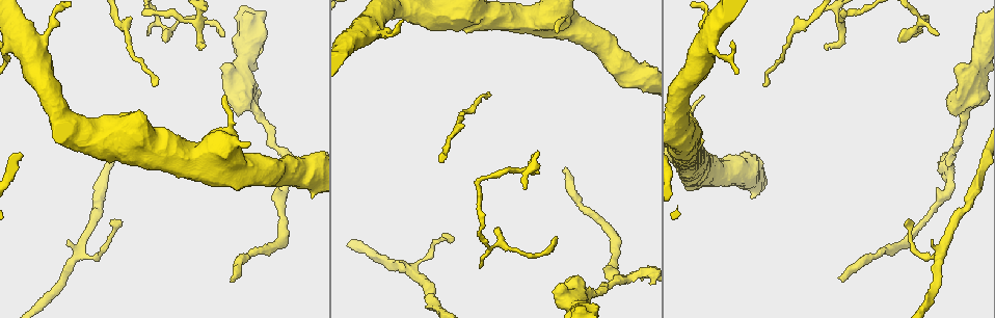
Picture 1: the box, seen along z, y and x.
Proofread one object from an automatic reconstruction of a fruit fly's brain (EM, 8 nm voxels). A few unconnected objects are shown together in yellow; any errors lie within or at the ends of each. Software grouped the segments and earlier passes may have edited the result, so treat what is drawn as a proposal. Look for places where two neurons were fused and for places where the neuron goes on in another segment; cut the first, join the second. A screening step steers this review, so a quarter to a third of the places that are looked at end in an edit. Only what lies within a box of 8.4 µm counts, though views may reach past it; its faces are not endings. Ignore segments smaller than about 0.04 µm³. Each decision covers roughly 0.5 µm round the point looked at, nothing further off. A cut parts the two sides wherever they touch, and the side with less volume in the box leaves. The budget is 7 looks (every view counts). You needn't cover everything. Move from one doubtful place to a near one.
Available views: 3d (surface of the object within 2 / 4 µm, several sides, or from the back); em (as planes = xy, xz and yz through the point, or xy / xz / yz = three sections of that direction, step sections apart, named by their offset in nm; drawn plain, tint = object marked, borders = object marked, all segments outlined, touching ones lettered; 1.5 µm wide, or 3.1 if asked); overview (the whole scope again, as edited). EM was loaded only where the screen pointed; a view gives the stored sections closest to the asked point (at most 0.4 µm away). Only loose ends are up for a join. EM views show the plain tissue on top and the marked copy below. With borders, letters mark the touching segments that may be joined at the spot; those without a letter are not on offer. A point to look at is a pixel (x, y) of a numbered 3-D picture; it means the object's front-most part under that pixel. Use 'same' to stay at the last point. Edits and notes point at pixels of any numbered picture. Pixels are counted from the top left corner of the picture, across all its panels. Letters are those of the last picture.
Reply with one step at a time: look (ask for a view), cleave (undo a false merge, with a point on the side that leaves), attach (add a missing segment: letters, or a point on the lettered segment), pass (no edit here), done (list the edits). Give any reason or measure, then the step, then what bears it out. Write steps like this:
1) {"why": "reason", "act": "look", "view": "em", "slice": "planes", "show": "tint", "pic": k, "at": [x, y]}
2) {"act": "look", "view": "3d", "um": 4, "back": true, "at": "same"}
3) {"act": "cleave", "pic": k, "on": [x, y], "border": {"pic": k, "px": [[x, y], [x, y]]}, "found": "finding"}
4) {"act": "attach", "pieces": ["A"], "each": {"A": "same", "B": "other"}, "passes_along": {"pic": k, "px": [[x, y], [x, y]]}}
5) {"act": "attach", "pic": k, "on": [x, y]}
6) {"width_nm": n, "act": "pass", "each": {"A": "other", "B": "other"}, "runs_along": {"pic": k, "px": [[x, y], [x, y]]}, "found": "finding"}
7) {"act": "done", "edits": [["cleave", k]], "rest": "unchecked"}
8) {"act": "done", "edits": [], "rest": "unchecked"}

{"why": "thin end", "act": "look", "view": "3d", "um": 4, "pic": 1, "at": [824, 47]}

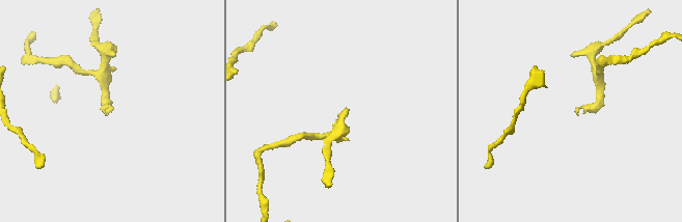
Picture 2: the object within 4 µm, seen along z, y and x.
{"why": "now the EM", "act": "look", "view": "em", "slice": "xz", "step": 4, "show": "tint", "pic": 2, "at": [104, 111]}

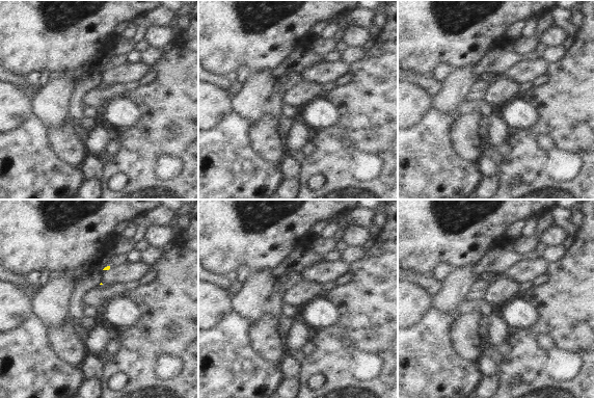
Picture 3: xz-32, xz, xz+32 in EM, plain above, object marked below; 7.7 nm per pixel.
{"act": "look", "view": "em", "slice": "planes", "show": "borders", "at": "same"}

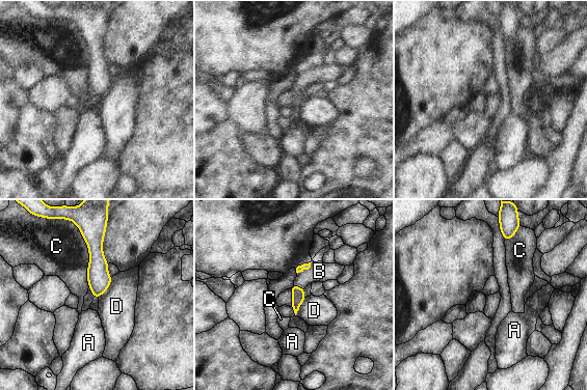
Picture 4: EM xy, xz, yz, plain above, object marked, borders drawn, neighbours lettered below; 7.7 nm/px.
{"act": "attach", "pieces": ["B"], "each": {"A": "other", "B": "same", "C": "other", "D": "other"}, "found": "it goes on there"}

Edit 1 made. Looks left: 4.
{"why": "free end", "act": "look", "view": "em", "slice": "planes", "show": "borders", "pic": 1, "at": [497, 229]}

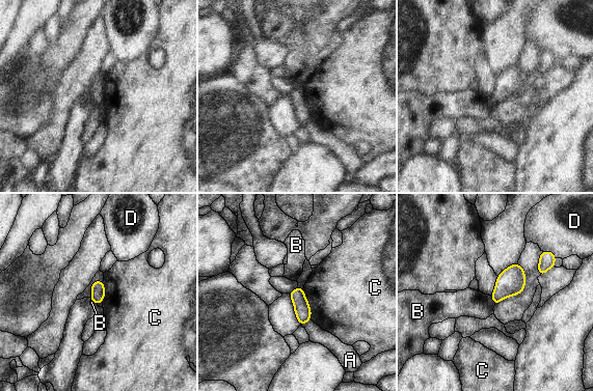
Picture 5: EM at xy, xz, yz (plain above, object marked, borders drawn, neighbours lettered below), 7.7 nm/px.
{"longest_contact_nm": ["C", 260], "act": "pass", "each": {"A": "other", "B": "other", "C": "other", "D": "other"}, "border": {"pic": 5, "px": [[302, 288], [308, 303], [312, 319]]}, "found": "none of them fits"}

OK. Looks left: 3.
{"why": "thin end", "act": "look", "view": "em", "slice": "planes", "show": "borders", "pic": 1, "at": [906, 222]}

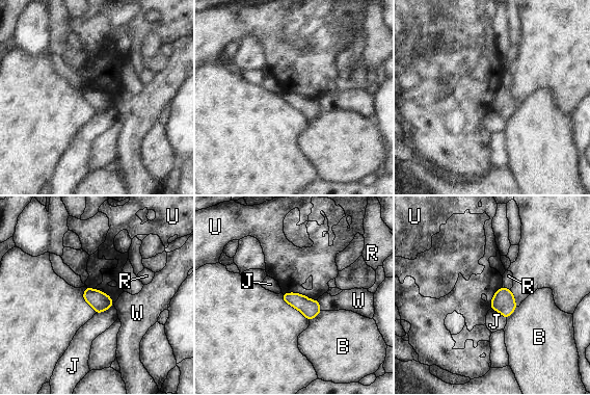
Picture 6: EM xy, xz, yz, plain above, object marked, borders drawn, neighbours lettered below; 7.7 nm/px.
{"longest_contact_nm": ["U", 280], "act": "pass", "each": {"B": "other", "J": "other", "R": "other", "U": "other", "W": "other"}, "found": "no lettered segment goes on from it"}

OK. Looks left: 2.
{"act": "done", "edits": [["attach", 4]], "rest": "unchecked"}

